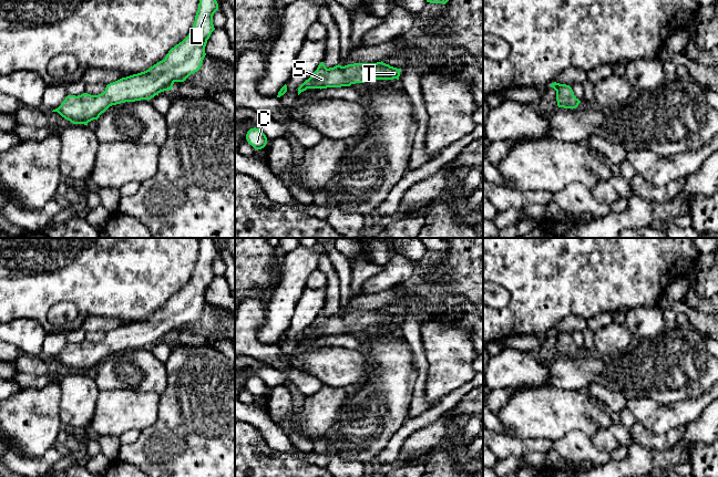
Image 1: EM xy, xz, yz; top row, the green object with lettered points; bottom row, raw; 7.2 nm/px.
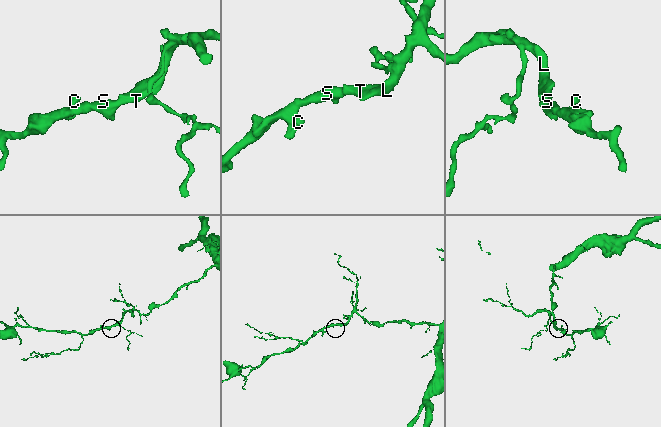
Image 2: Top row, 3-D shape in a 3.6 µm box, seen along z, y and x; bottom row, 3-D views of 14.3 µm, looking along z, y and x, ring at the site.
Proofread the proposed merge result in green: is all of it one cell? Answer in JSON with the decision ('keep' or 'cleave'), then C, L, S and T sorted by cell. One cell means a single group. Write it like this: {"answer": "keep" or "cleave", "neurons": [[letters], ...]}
{"answer": "keep", "neurons": [["C", "L", "S", "T"]]}

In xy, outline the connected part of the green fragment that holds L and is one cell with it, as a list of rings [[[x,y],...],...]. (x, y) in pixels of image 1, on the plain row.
[[[199,238],[198,258],[191,280],[168,299],[164,308],[144,320],[107,332],[99,343],[68,343],[52,360],[58,360],[73,372],[88,373],[112,353],[151,348],[161,340],[172,338],[175,330],[184,330],[201,317],[207,288],[215,278],[213,263],[217,258],[214,240]]]

